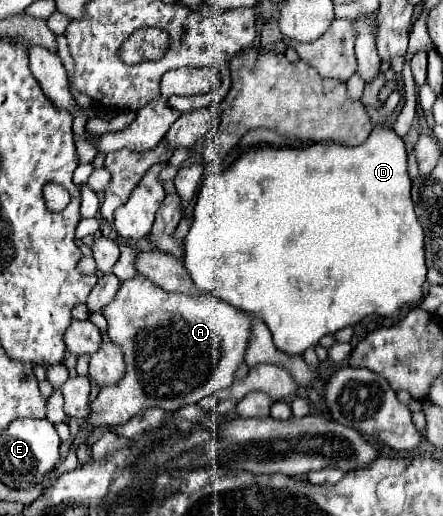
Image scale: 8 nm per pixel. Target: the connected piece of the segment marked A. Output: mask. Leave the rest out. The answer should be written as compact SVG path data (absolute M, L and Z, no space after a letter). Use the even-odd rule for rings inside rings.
M136 275L134 279L122 281L112 305L104 309L104 317L108 321L108 337L112 343L120 345L124 353L126 373L118 385L104 389L104 393L96 397L92 409L94 425L124 425L140 411L150 407L160 407L168 413L174 413L184 405L194 405L200 399L230 387L234 381L234 371L244 359L248 317L246 313L240 313L240 309L232 309L226 301L220 301L212 295L194 297L184 293L164 293L146 277Z

